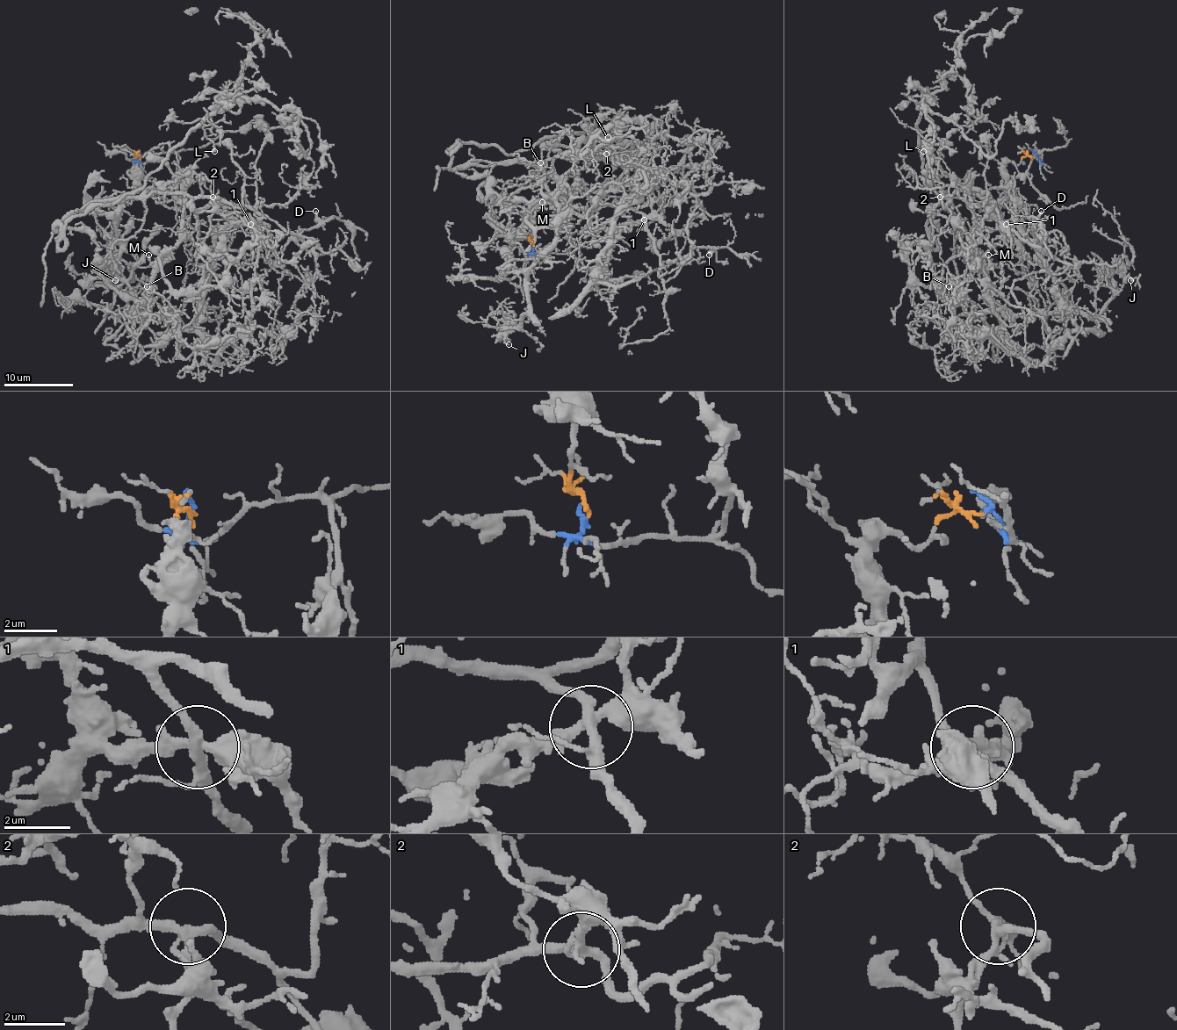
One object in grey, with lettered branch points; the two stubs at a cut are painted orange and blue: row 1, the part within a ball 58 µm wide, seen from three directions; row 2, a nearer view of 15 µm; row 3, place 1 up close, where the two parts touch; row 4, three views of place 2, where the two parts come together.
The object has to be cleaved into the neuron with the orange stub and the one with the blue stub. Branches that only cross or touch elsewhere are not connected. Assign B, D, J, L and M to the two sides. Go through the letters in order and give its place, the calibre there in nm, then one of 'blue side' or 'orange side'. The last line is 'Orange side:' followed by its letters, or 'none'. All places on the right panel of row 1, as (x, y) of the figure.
B: place (949, 286); calibre 130 nm; orange side
D: place (1041, 211); calibre 240 nm; blue side
J: place (1130, 280); calibre 130 nm; orange side
L: place (923, 151); calibre 200 nm; blue side
M: place (988, 255); calibre 110 nm; orange side
Orange side: B, J, M

